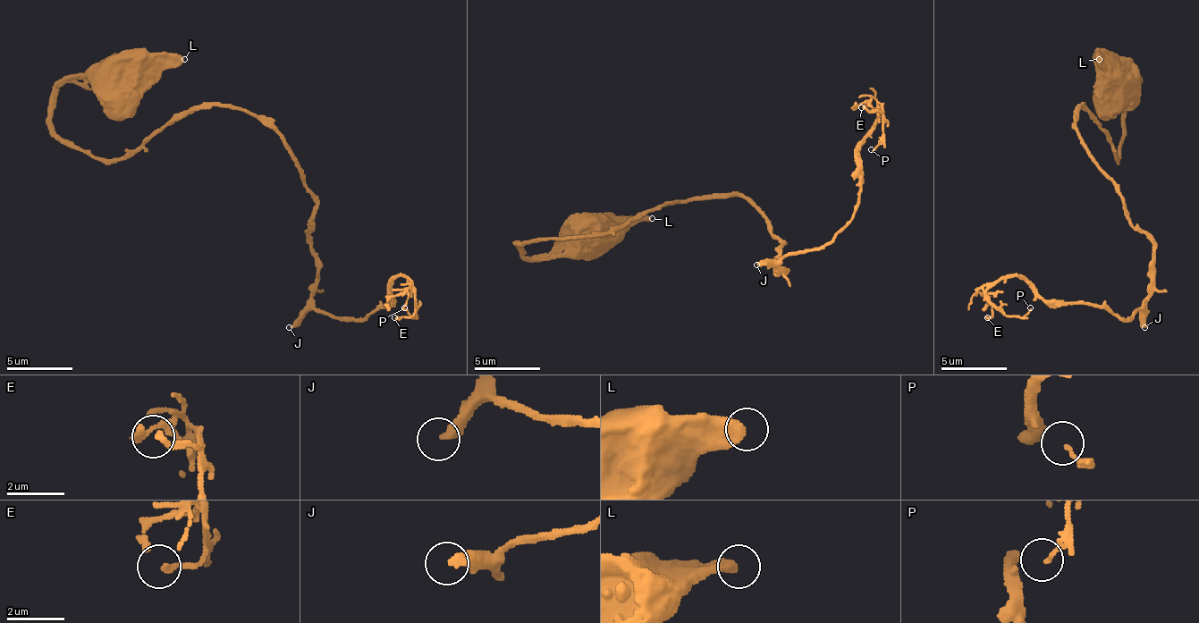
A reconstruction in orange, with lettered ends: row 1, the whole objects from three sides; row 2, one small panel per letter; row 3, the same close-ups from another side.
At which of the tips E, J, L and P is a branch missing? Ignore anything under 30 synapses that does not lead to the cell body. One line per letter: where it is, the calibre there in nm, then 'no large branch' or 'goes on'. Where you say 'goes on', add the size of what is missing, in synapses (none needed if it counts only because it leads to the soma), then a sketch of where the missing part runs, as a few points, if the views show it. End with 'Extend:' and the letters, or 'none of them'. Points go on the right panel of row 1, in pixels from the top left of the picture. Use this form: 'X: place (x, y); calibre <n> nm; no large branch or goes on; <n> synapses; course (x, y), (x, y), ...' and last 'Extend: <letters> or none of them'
E: place (987, 317); calibre 200 nm; no large branch
J: place (1144, 327); calibre 400 nm; goes on; 950 synapses
L: place (1099, 59); calibre 480 nm; no large branch
P: place (1030, 307); calibre 120 nm; no large branch
Extend: J

